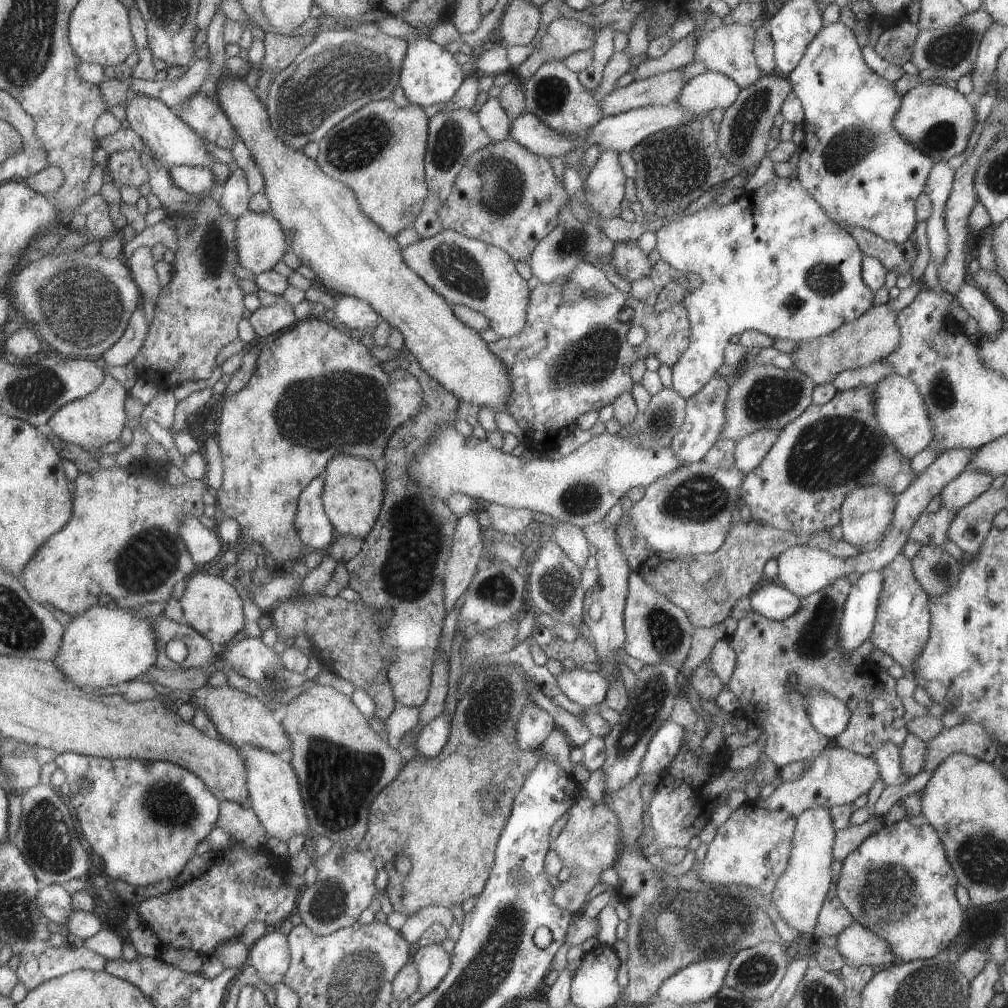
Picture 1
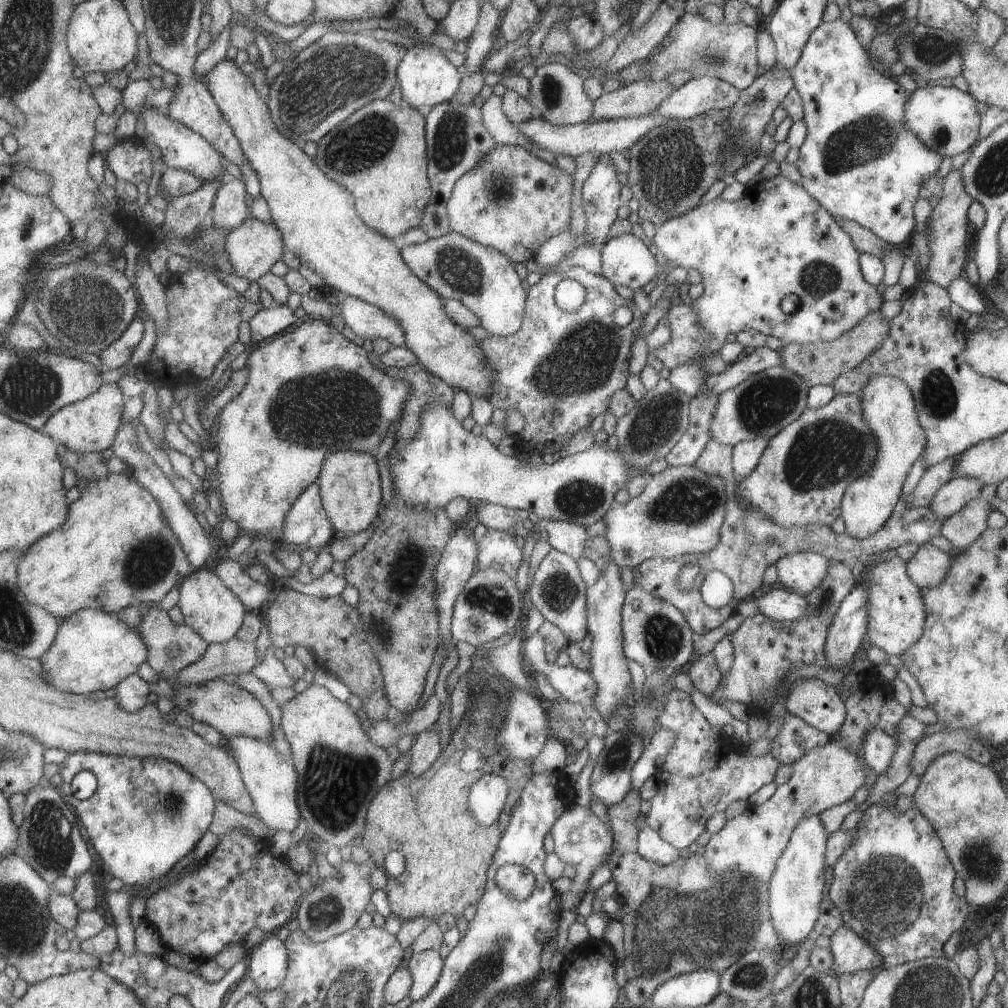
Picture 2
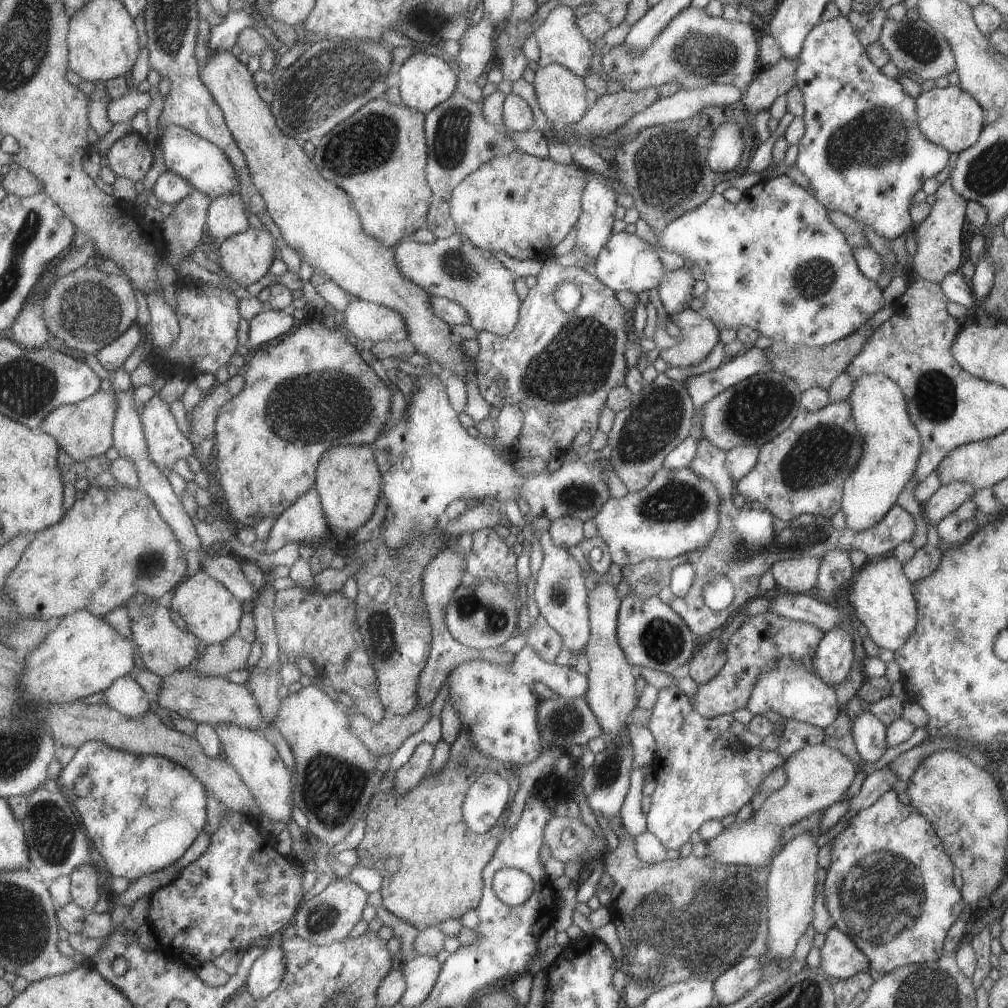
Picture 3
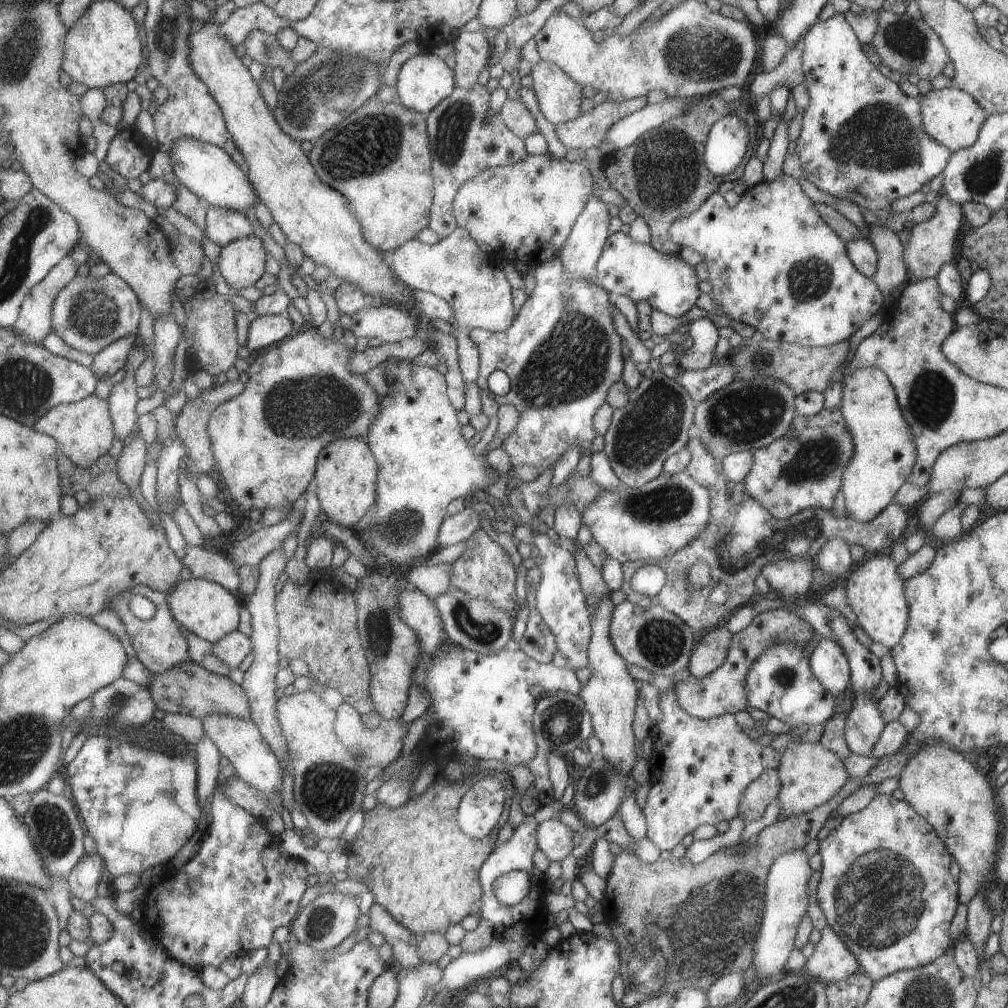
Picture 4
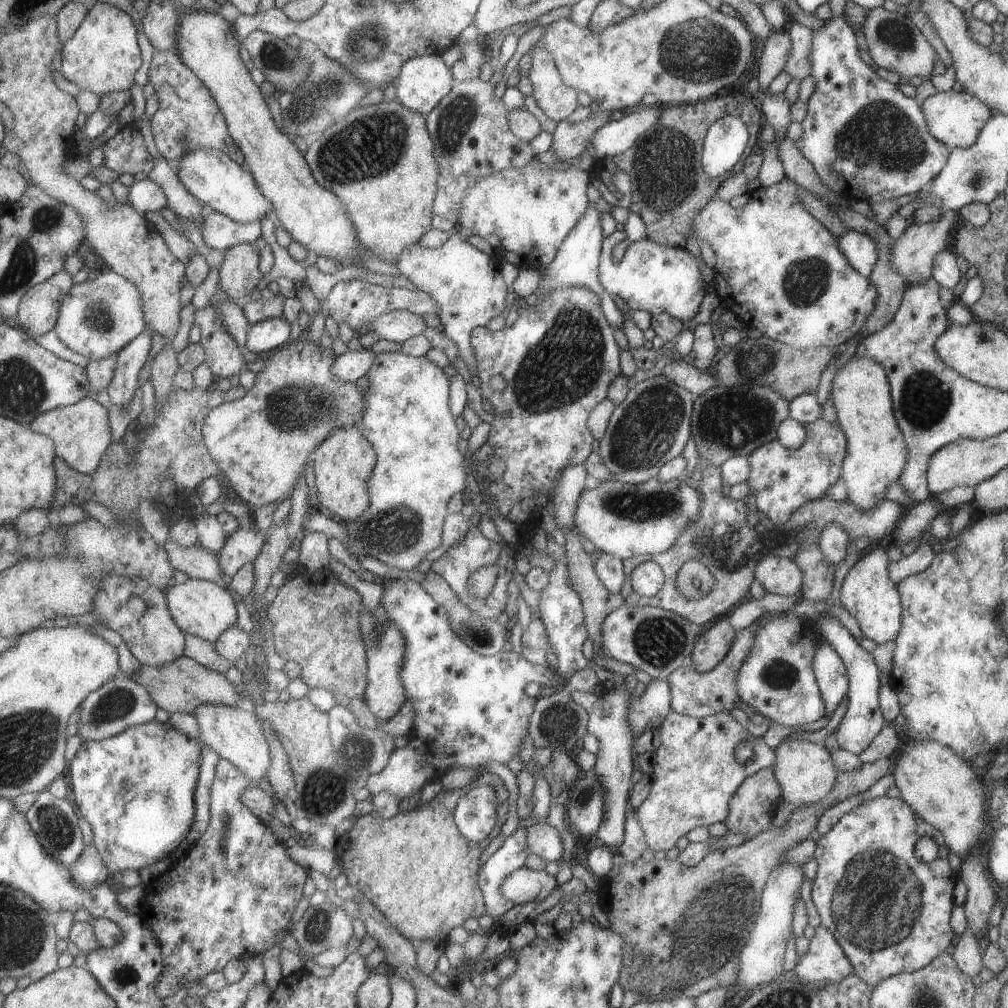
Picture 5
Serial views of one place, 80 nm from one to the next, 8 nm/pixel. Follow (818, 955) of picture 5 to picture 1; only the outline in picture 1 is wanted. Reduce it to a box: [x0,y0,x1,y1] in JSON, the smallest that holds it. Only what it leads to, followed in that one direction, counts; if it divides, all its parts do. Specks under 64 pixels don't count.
[835,922,894,970]

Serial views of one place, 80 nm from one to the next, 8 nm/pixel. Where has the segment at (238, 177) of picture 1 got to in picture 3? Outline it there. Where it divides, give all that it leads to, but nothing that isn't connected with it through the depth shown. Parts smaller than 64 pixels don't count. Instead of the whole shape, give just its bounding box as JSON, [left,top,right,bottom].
[206,192,249,242]

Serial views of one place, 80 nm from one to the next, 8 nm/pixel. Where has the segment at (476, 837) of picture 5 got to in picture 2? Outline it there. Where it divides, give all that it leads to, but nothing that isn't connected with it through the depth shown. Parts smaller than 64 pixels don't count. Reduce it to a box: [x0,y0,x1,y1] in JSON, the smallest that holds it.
[468,773,508,827]

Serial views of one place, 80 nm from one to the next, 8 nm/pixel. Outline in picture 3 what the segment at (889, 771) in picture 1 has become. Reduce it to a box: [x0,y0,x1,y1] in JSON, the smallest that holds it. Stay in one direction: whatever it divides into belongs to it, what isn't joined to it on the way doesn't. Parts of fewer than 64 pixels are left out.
[850,711,886,762]

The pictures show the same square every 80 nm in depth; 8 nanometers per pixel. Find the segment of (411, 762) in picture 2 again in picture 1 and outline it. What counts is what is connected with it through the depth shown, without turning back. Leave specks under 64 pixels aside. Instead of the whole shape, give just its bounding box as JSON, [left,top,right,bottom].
[414,713,450,759]

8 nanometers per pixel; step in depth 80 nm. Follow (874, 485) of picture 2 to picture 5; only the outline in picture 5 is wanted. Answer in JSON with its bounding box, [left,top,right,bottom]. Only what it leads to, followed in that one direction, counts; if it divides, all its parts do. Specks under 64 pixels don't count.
[829,353,907,512]

